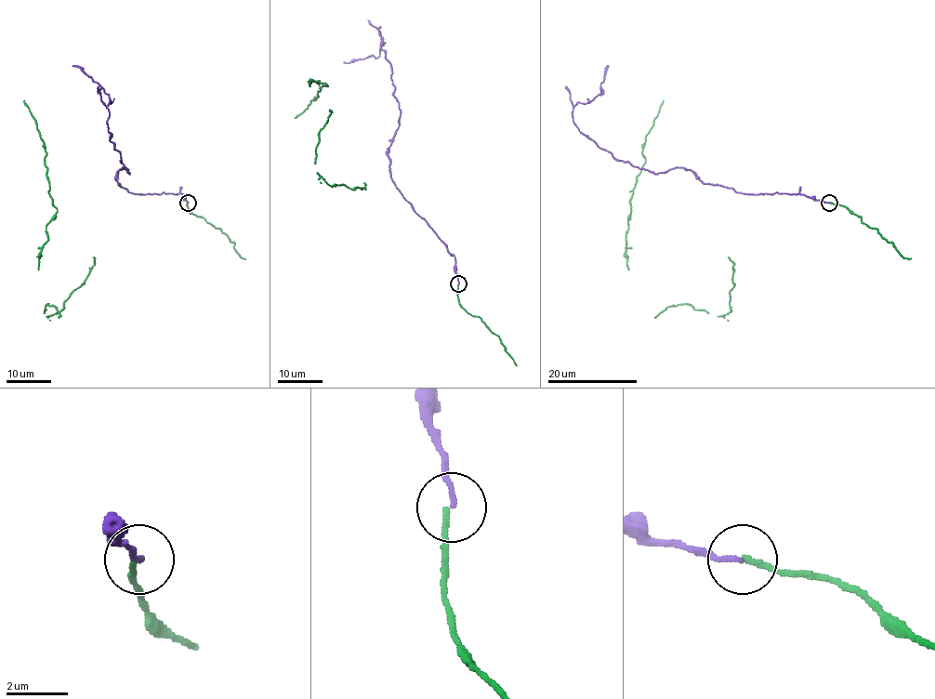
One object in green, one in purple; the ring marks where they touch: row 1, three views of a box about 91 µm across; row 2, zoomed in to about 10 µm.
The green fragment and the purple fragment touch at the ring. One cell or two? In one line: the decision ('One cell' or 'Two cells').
One cell

